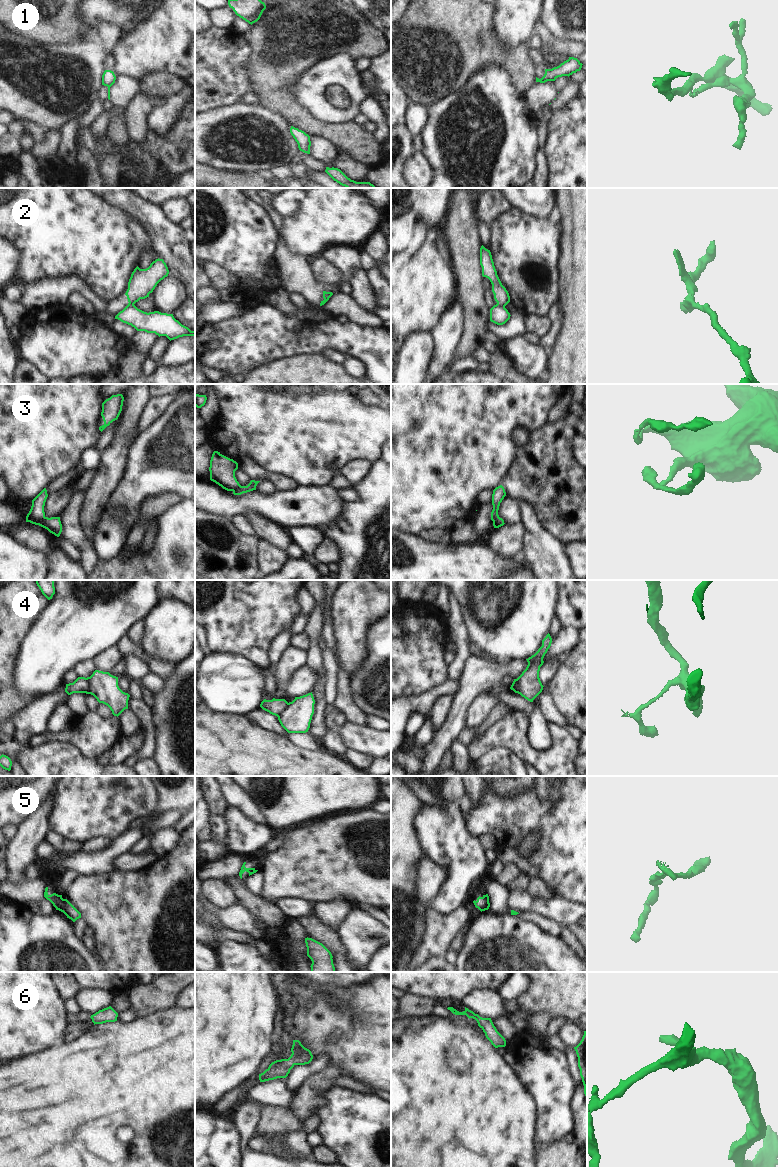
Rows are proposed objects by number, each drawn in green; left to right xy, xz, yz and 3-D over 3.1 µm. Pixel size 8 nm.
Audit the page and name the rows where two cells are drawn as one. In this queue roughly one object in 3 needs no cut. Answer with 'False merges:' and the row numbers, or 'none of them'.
False merges: 1, 2, 3, 4, 5

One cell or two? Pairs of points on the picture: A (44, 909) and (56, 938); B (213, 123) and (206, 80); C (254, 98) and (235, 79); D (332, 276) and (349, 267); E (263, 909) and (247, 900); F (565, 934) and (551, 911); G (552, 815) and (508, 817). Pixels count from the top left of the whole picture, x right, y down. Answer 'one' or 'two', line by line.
A: two
B: two
C: two
D: two
E: one
F: two
G: one

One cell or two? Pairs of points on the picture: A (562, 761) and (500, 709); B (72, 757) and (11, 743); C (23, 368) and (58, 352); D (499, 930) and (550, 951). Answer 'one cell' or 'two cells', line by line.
A: two cells
B: one cell
C: two cells
D: one cell

